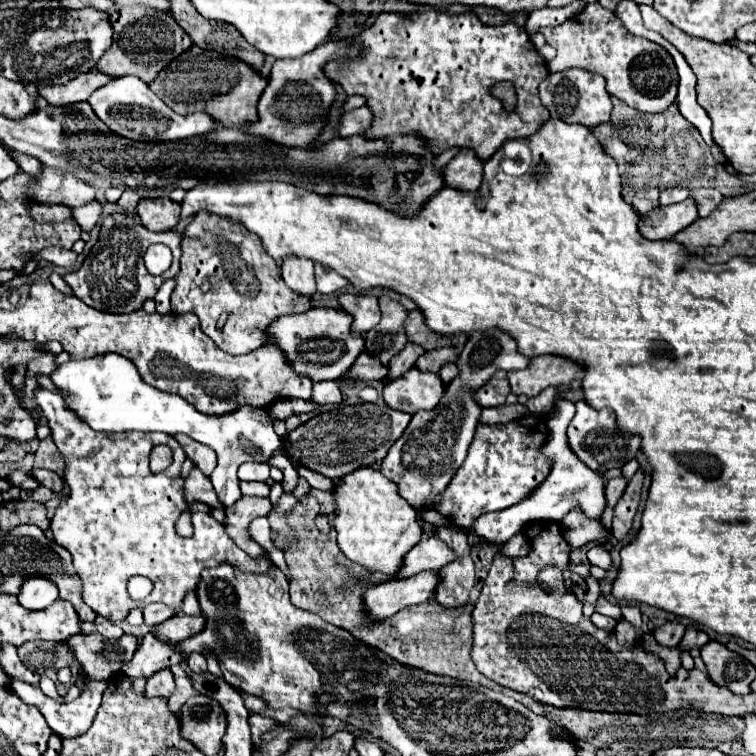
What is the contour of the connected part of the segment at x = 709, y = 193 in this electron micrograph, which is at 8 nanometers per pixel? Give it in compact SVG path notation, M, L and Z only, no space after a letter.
M695 189L691 197L693 201L697 201L699 217L707 217L723 201L723 195L717 189Z

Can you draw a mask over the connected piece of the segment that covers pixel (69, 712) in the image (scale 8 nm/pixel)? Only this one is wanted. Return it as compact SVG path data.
M11 681L13 691L15 691L25 703L35 705L35 707L43 713L45 721L49 723L49 727L51 727L59 737L79 737L79 735L83 735L83 733L91 727L91 723L93 723L93 719L95 719L95 713L97 713L99 705L101 705L101 695L103 695L103 691L105 691L105 685L109 685L109 681L89 681L87 687L85 687L85 691L81 691L81 695L79 695L75 701L55 703L51 697L47 697L47 695L39 689L39 685L29 685L29 683L25 683L25 681Z

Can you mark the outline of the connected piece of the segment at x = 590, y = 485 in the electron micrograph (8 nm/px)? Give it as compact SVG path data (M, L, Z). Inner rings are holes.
M557 401L555 409L549 415L547 427L549 427L551 435L541 449L545 457L553 459L553 469L551 469L549 477L521 503L517 503L509 509L503 509L503 511L485 513L485 515L477 517L477 521L465 529L467 533L473 533L481 541L489 541L491 545L503 545L515 533L519 533L527 523L531 523L531 521L559 521L571 509L581 509L581 513L587 519L599 519L602 516L606 507L605 481L603 481L601 473L593 471L589 467L583 467L583 461L577 461L577 457L573 457L573 451L569 449L569 443L565 437L569 421L573 419L573 413L575 413L575 405L571 401Z

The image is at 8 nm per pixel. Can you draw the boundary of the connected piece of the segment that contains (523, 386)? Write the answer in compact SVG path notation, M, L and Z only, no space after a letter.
M541 355L533 357L527 369L509 371L509 383L515 395L529 391L529 397L535 397L549 385L569 385L579 371L583 369L575 361L565 361L563 357L553 355Z

